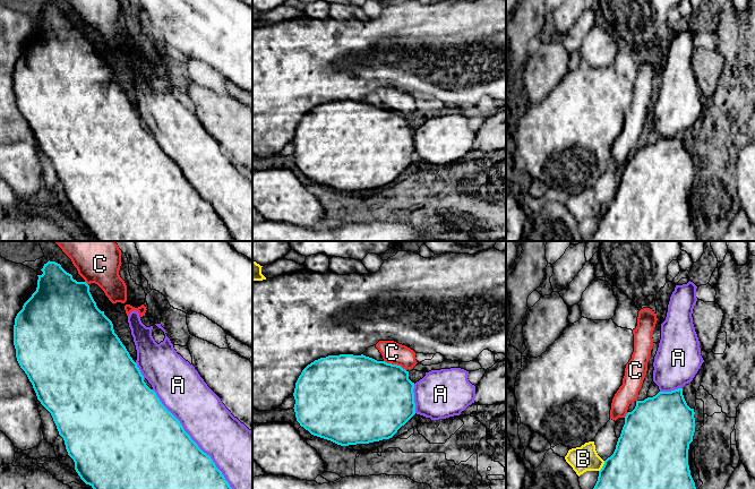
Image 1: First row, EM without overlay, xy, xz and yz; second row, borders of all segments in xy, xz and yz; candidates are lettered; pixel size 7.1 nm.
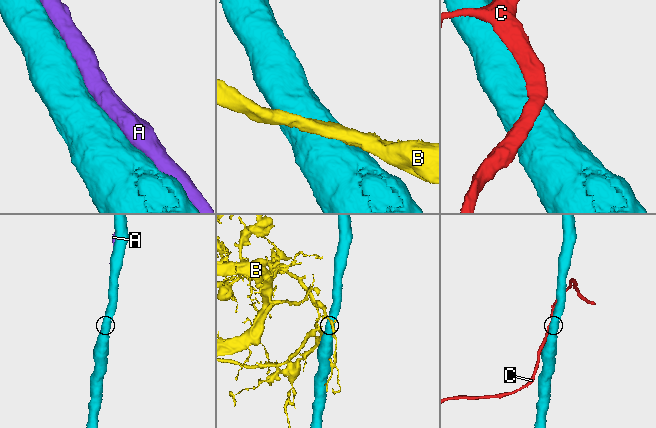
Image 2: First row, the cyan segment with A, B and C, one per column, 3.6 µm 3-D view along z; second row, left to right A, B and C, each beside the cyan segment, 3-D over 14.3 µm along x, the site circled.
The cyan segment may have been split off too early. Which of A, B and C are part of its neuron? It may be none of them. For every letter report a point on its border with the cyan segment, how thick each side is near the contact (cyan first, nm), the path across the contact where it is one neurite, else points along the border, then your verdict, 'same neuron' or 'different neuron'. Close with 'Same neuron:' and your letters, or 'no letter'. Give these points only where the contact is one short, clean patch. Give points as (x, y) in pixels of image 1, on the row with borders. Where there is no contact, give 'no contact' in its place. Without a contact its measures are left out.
A: xy (191, 439) | 480/320 nm | same neuron
B: yz (602, 466) | 360/180 nm | along yz (605, 461), (599, 471) | different neuron
C: xz (395, 365) | 480/150 nm | different neuron
Same neuron: A

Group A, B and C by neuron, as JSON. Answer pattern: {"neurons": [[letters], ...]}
{"neurons": [["A"], ["B"], ["C"]]}

